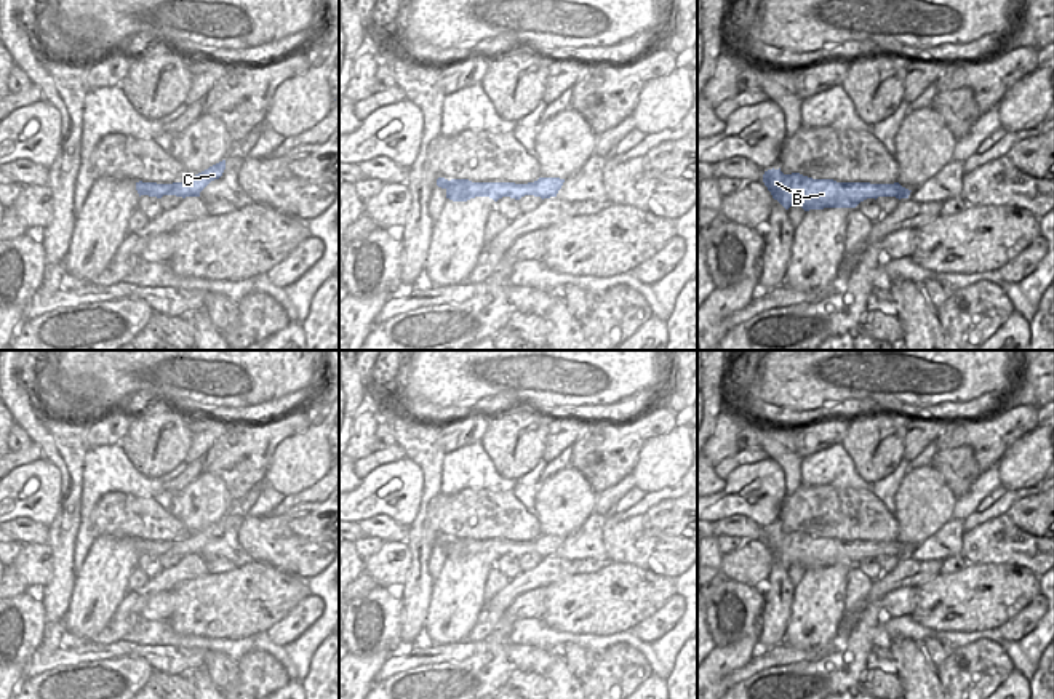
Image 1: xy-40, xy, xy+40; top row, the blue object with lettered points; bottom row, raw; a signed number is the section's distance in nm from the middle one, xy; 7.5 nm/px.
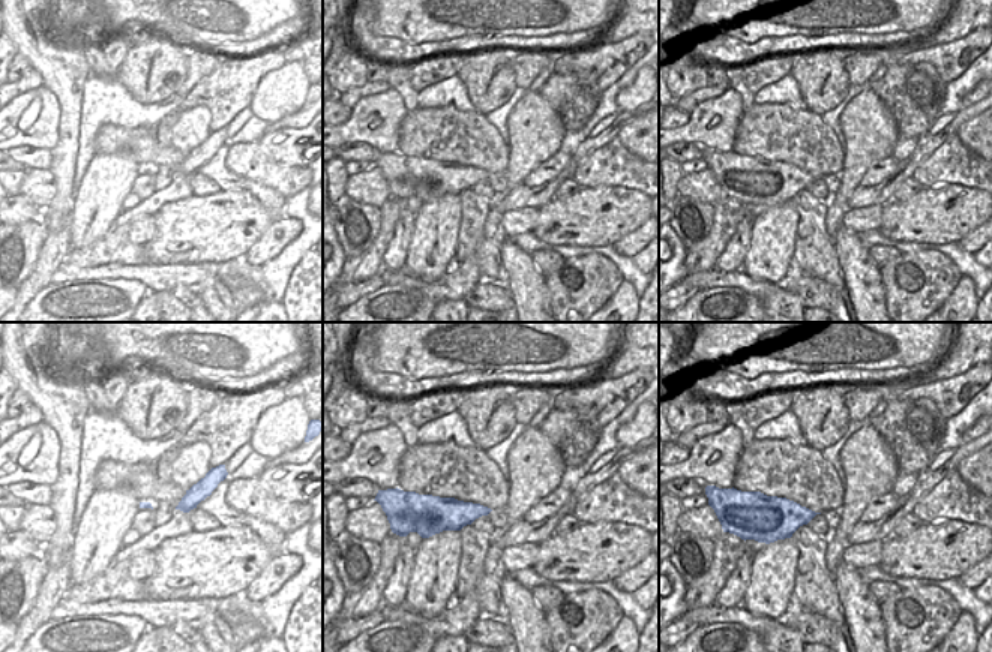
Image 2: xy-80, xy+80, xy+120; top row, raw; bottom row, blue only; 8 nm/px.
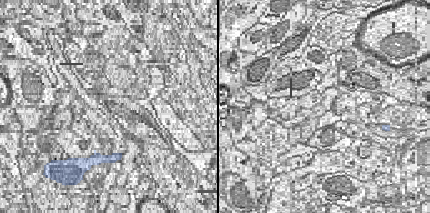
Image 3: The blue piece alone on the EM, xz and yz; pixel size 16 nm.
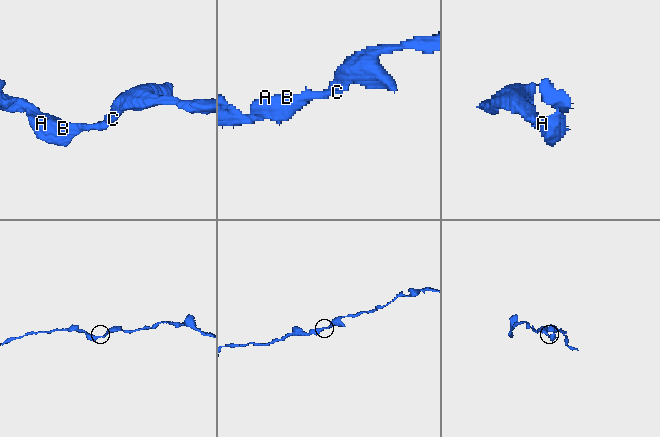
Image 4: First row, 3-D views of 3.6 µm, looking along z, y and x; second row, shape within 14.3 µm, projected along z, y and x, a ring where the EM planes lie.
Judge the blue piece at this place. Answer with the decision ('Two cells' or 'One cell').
One cell

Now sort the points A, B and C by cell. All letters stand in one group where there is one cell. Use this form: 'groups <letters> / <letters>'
groups A B C

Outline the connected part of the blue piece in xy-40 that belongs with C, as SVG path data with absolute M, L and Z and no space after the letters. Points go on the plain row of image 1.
M226 518L210 525L208 528L187 536L182 541L157 542L157 541L136 541L136 549L141 553L162 557L163 553L176 555L200 555L200 550L214 537L219 537L226 528Z

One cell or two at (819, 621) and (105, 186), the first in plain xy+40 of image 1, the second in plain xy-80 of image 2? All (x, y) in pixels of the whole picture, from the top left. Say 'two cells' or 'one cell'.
one cell

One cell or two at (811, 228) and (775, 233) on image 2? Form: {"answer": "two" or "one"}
{"answer": "two"}

